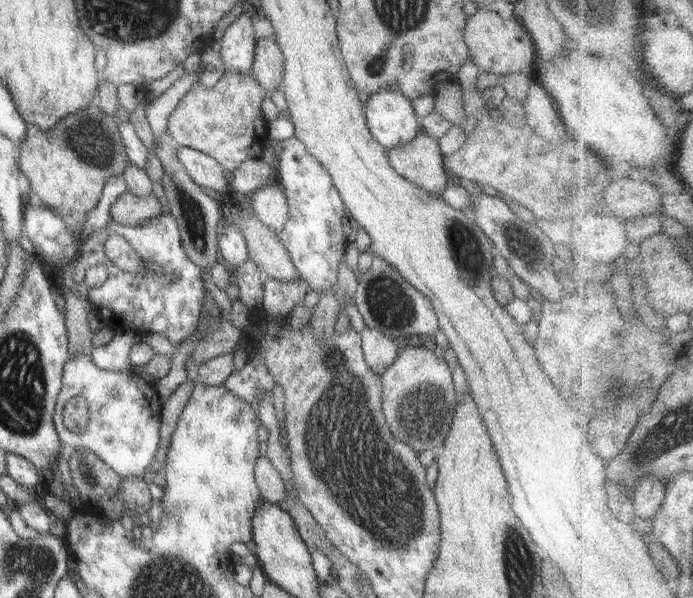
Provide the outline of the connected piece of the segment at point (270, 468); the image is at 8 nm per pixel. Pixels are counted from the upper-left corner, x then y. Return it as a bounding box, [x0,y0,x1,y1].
[255,455,286,505]

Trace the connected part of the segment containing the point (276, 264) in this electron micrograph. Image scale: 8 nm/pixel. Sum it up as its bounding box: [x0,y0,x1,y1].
[223,207,298,282]

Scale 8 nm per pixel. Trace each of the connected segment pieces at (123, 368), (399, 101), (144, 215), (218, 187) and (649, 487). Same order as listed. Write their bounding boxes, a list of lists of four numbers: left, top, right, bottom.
[[90,326,140,372],[363,88,421,150],[110,192,162,226],[177,146,230,192],[634,476,668,520]]

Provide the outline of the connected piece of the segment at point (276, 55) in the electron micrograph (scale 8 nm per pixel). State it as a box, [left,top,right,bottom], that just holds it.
[250,35,285,92]

